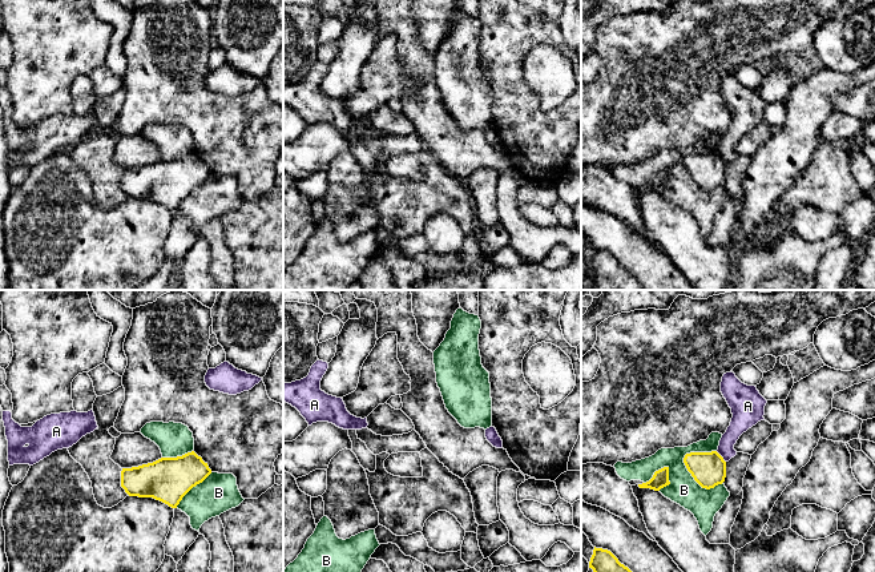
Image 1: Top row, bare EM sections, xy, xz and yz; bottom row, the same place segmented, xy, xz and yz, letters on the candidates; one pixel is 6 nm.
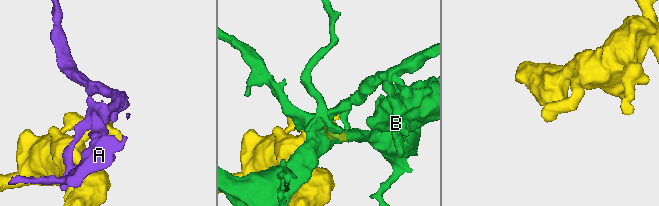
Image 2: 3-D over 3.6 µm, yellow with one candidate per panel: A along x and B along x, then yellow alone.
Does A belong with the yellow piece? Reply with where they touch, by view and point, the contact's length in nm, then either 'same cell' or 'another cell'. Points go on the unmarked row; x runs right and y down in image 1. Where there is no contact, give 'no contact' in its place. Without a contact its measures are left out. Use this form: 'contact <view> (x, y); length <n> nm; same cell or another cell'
contact yz (721, 158); length 90 nm; another cell

